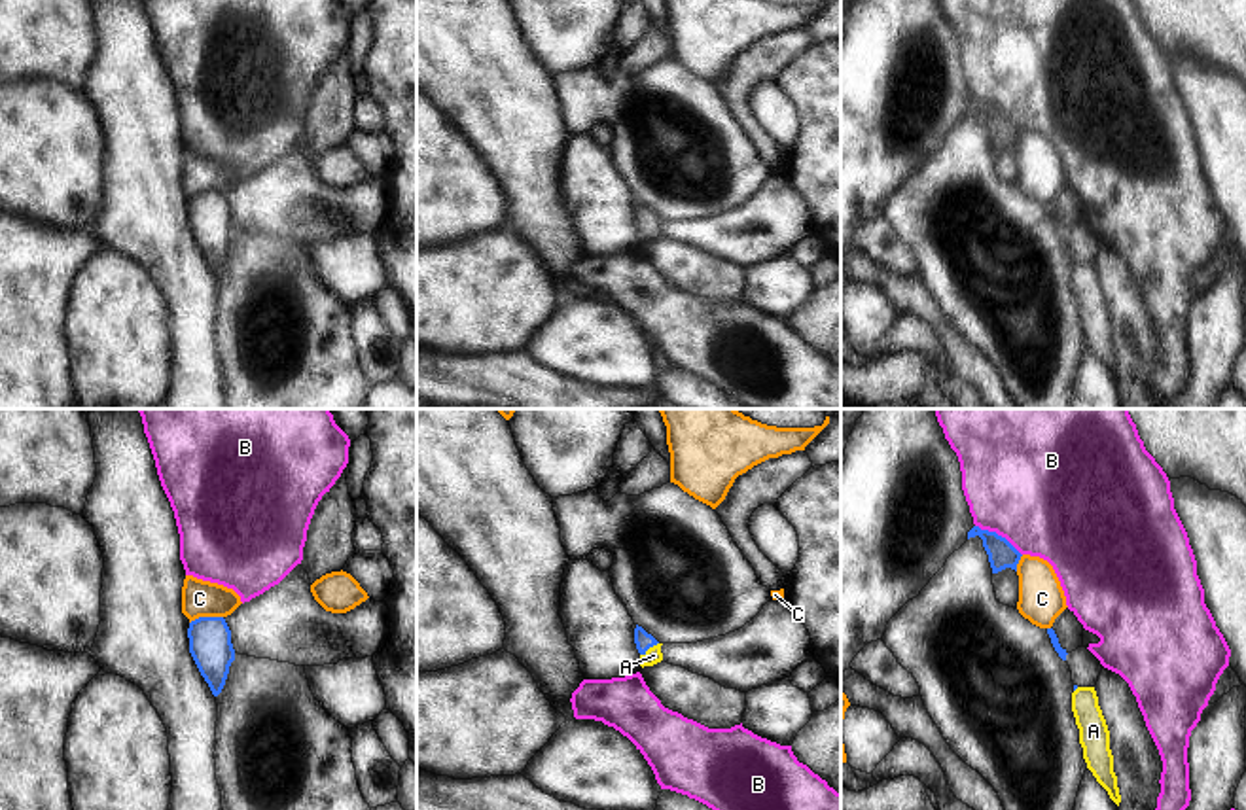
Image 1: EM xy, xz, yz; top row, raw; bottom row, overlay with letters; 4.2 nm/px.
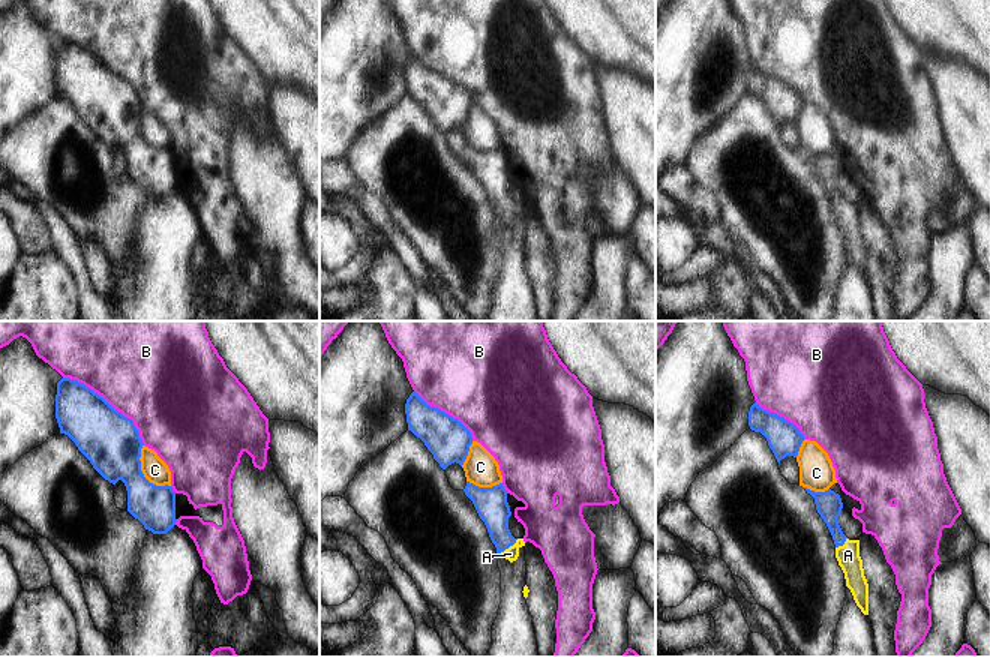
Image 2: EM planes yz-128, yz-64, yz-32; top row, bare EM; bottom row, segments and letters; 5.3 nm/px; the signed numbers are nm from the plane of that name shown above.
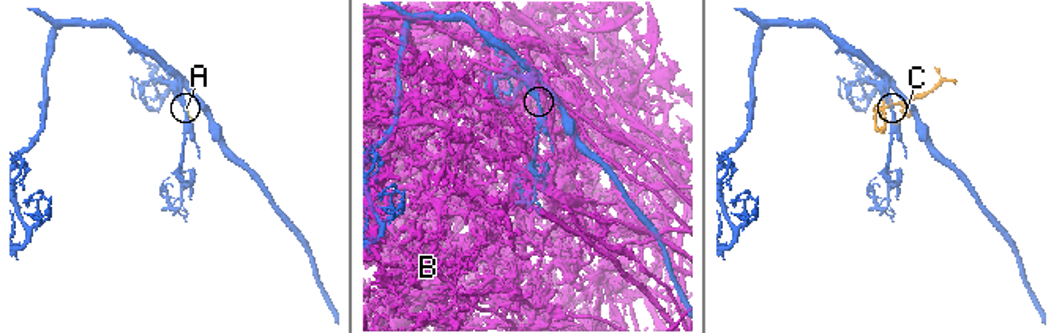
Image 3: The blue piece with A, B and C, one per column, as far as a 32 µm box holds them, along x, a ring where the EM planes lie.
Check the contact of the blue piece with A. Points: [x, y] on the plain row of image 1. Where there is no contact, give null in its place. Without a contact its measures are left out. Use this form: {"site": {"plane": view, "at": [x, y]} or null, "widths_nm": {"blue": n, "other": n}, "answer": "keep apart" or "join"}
{"site": {"plane": "xz", "at": [648, 224]}, "widths_nm": {"blue": 70, "other": 70}, "answer": "join"}

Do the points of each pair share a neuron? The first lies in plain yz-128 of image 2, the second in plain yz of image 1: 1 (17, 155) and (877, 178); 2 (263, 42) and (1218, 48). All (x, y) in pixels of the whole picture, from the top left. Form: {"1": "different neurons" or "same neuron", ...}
{"1": "different neurons", "2": "same neuron"}

